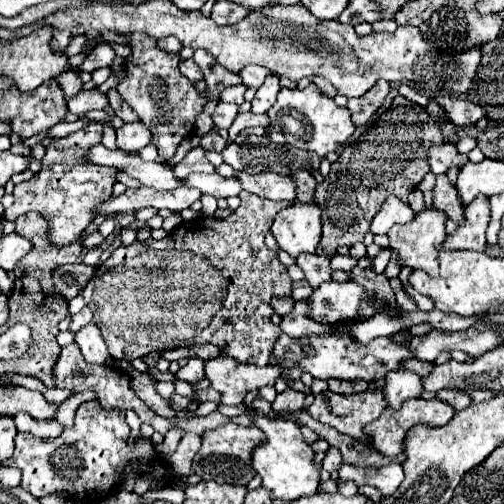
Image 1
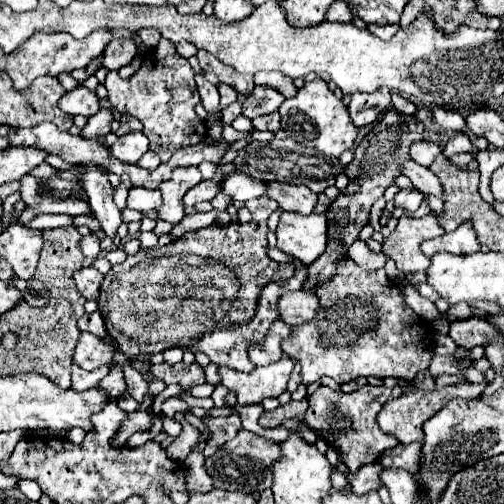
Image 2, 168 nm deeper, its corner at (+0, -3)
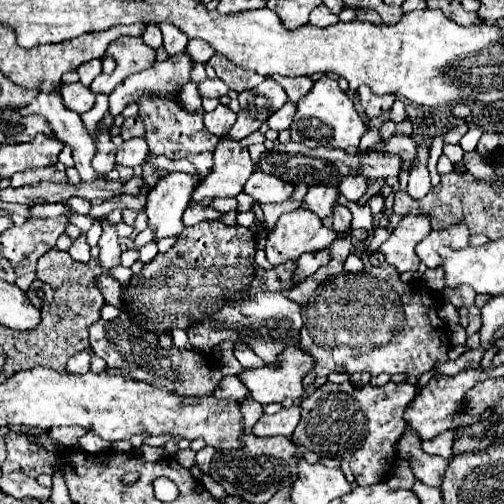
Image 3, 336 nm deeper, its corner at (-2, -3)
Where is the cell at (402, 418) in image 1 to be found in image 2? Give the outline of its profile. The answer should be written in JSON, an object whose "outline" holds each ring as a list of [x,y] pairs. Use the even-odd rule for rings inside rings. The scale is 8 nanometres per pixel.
{"outline":[[[455,384],[455,386],[447,386],[443,390],[433,390],[433,392],[411,392],[411,394],[403,394],[395,400],[389,400],[383,410],[377,414],[377,424],[379,428],[389,434],[395,436],[399,440],[399,444],[411,444],[411,442],[421,442],[423,440],[423,422],[429,420],[433,414],[437,414],[443,406],[447,406],[447,402],[455,400],[455,398],[477,398],[483,392],[485,384]]]}

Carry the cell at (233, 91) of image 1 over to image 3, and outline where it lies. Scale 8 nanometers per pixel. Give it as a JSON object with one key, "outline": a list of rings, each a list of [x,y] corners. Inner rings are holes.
{"outline":[[[205,78],[197,84],[197,90],[199,90],[199,96],[201,98],[221,98],[229,92],[229,88],[225,86],[223,80],[219,78]]]}

